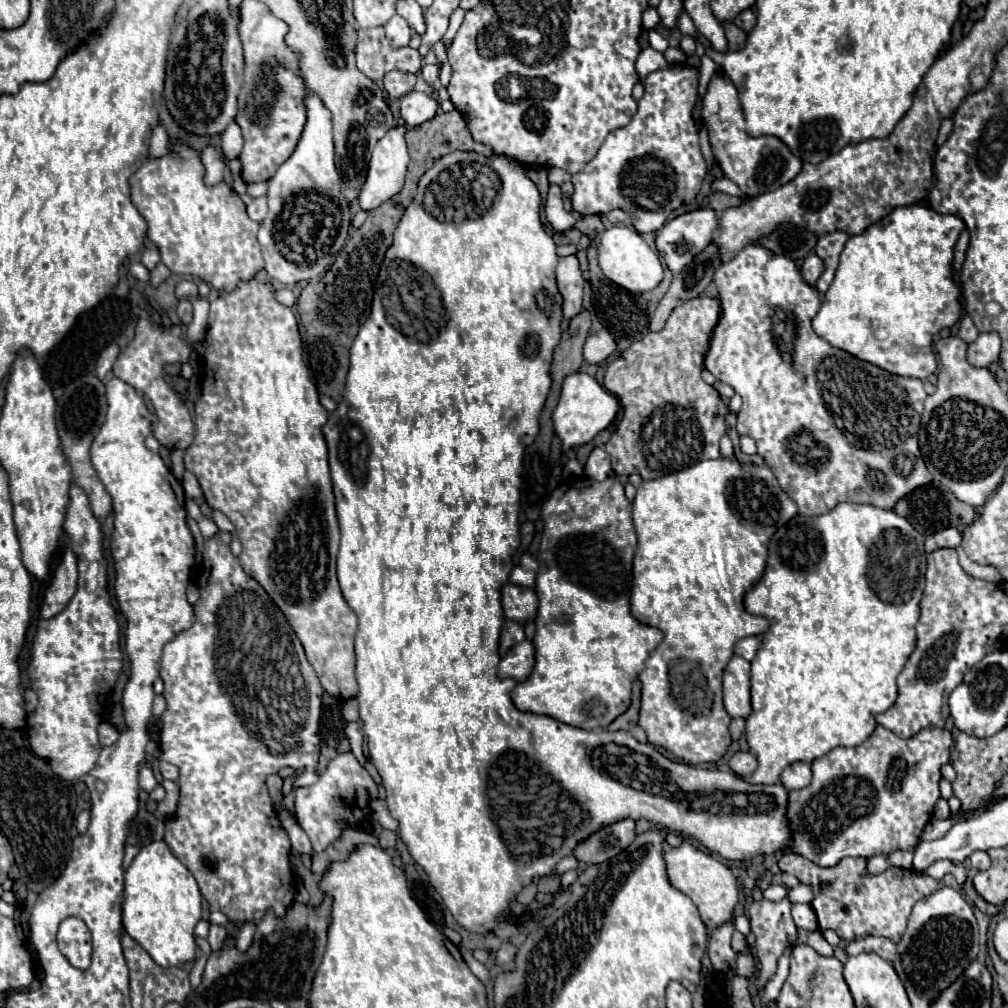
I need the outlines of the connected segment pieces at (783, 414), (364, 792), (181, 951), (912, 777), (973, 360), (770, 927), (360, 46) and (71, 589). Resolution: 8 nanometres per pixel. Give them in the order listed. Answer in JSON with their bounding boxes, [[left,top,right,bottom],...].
[[705,245,933,515],[295,753,377,851],[123,841,201,967],[787,725,953,865],[967,333,1001,367],[747,885,815,993],[355,27,421,83],[41,549,77,619]]

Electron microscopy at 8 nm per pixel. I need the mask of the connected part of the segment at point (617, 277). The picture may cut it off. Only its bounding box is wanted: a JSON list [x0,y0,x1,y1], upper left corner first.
[597,225,663,293]

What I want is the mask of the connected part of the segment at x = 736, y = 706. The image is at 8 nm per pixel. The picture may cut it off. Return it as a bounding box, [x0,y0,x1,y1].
[723,655,751,717]

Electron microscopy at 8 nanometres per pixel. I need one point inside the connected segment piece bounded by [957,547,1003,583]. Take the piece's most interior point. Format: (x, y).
(986, 572)

